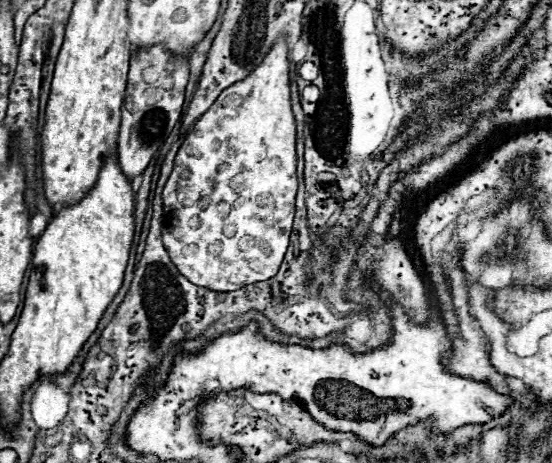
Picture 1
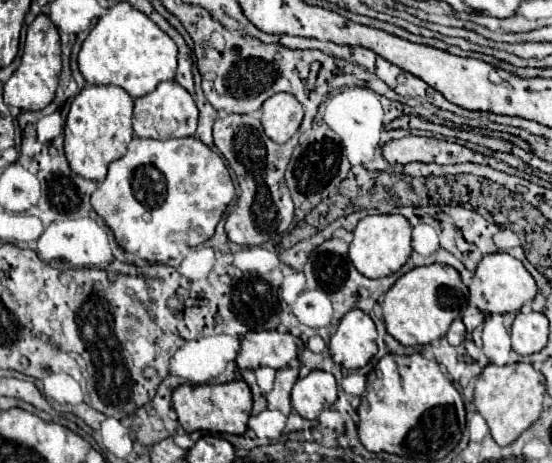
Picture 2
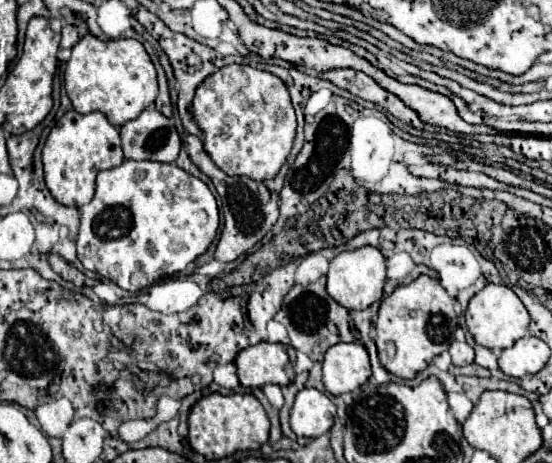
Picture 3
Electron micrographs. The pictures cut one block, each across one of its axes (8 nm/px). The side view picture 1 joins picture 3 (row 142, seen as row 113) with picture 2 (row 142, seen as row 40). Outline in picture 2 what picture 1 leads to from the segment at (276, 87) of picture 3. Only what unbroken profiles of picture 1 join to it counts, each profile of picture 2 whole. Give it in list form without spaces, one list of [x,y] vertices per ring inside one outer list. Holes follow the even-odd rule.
[[[274,94],[262,104],[262,126],[268,138],[278,144],[288,142],[300,122],[302,122],[302,104],[290,94]]]

